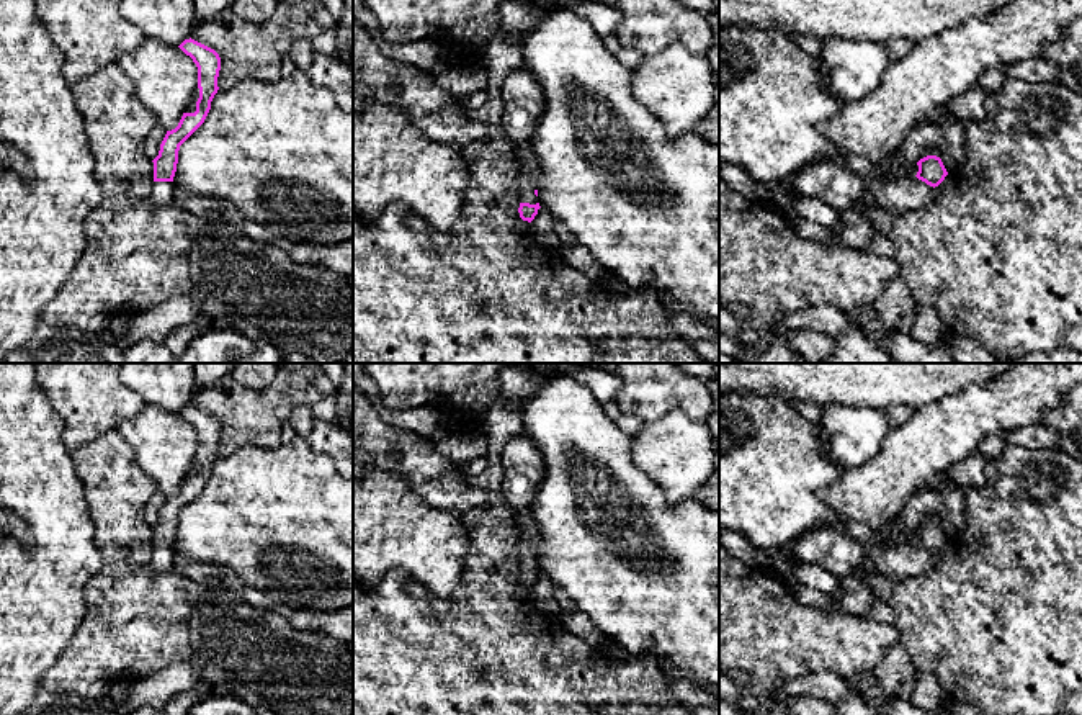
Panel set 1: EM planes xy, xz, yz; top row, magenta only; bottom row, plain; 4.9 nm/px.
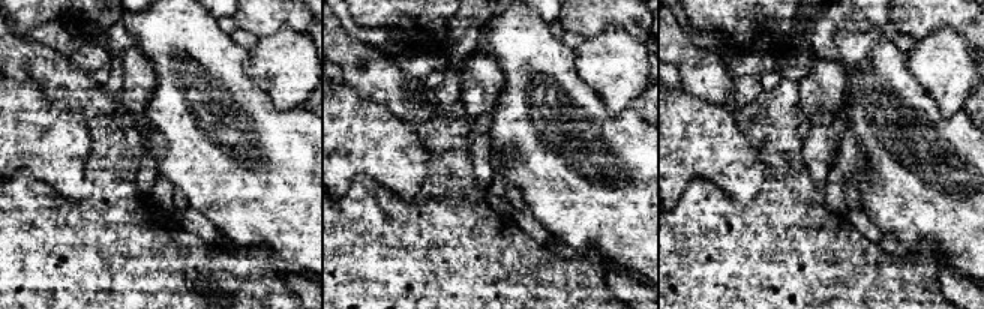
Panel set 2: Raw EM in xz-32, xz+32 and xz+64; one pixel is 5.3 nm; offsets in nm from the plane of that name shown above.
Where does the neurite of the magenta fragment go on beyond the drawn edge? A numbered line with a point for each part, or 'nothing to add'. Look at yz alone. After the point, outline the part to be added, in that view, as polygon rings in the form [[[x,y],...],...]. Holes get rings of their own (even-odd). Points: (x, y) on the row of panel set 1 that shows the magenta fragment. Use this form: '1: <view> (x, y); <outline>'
1: yz (853, 229); [[[865,180],[861,200],[840,213],[837,232],[824,244],[856,252],[870,250],[870,239],[876,231],[870,218],[873,208],[896,216],[925,206],[932,196],[933,187],[922,180]]]

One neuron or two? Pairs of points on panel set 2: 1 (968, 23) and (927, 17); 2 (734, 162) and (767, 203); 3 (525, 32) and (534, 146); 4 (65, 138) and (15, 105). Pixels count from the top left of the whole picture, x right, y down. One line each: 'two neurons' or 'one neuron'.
1: one neuron
2: two neurons
3: one neuron
4: one neuron

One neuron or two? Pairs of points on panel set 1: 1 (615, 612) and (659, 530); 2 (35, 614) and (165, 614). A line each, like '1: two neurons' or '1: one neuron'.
1: one neuron
2: two neurons

